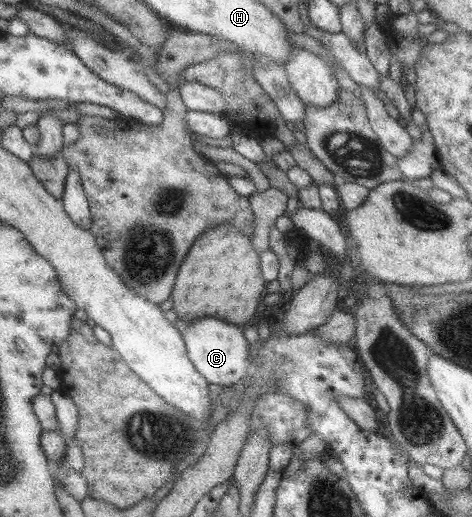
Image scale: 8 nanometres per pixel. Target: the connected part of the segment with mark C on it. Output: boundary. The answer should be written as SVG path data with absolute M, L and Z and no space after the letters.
M201 316L197 320L191 320L191 322L183 322L183 320L176 320L177 331L181 334L185 344L185 350L191 364L195 367L195 370L209 384L216 384L219 386L230 386L237 382L239 378L244 378L247 373L247 364L249 364L249 352L250 346L244 338L243 327L231 324L227 320L219 320L219 318L213 318L213 316Z

